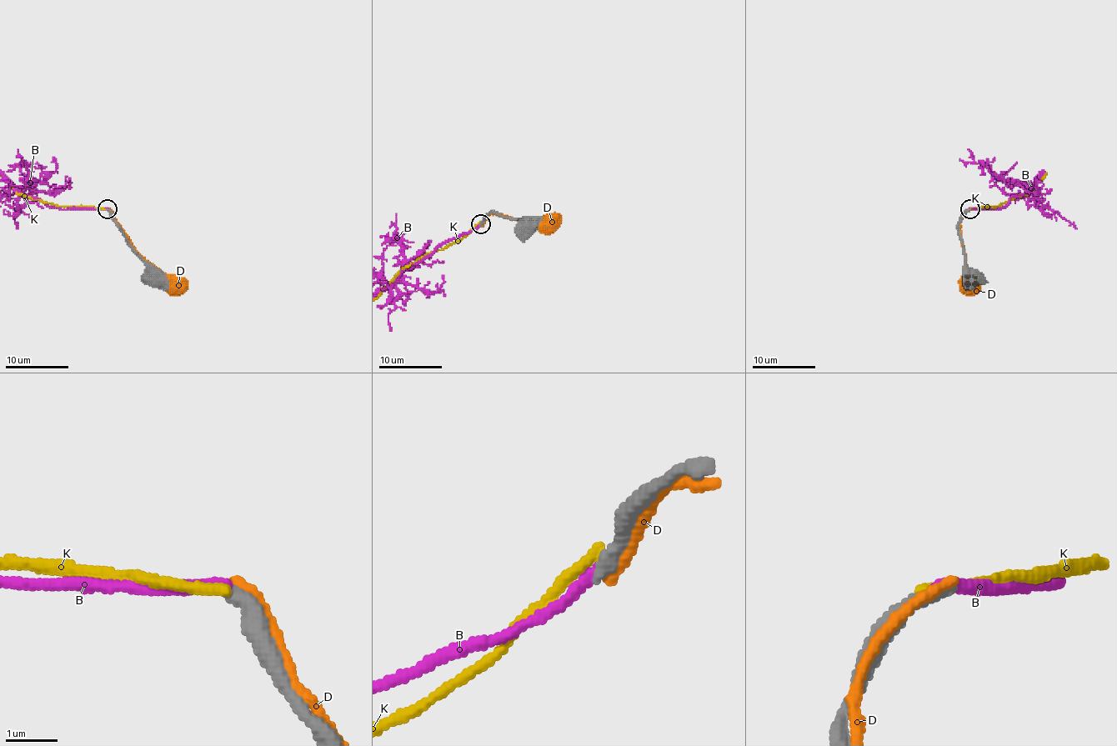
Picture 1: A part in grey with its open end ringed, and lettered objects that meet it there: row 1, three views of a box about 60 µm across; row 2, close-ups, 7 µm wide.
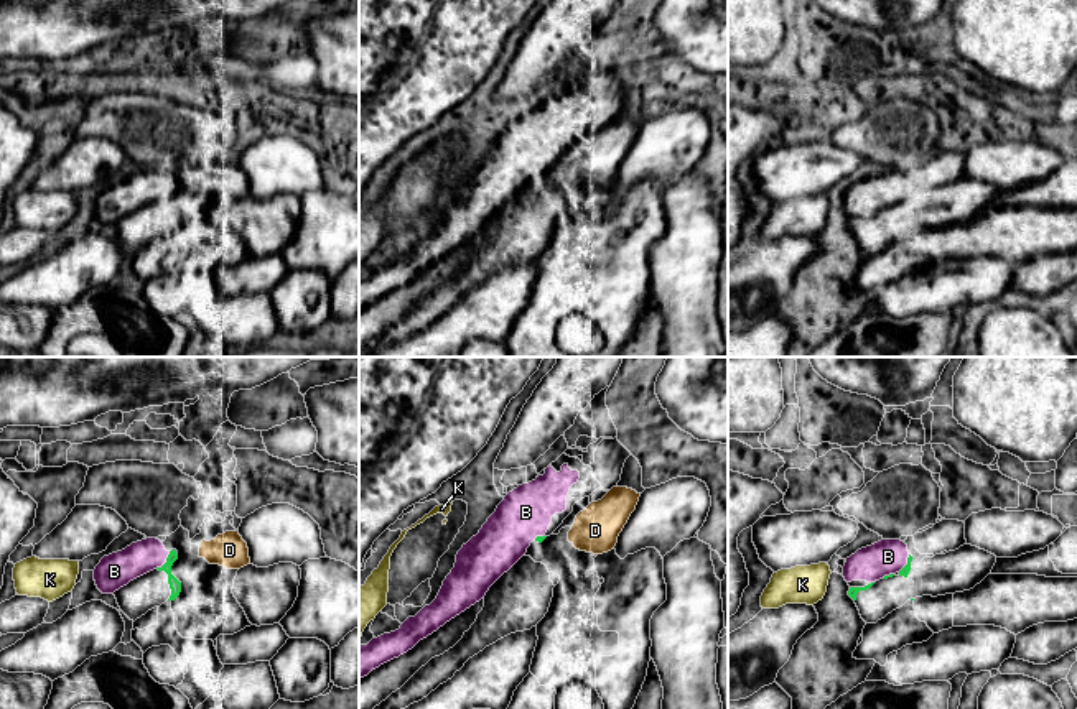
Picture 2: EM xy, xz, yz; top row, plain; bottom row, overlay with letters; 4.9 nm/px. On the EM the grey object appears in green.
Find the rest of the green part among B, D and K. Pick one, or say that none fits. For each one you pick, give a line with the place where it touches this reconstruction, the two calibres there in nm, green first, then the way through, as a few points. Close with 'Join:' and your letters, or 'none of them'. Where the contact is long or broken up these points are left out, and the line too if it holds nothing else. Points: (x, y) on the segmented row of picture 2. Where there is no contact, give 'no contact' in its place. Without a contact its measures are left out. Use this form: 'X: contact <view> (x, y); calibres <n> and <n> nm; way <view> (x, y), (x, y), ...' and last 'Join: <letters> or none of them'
Join: none of them

